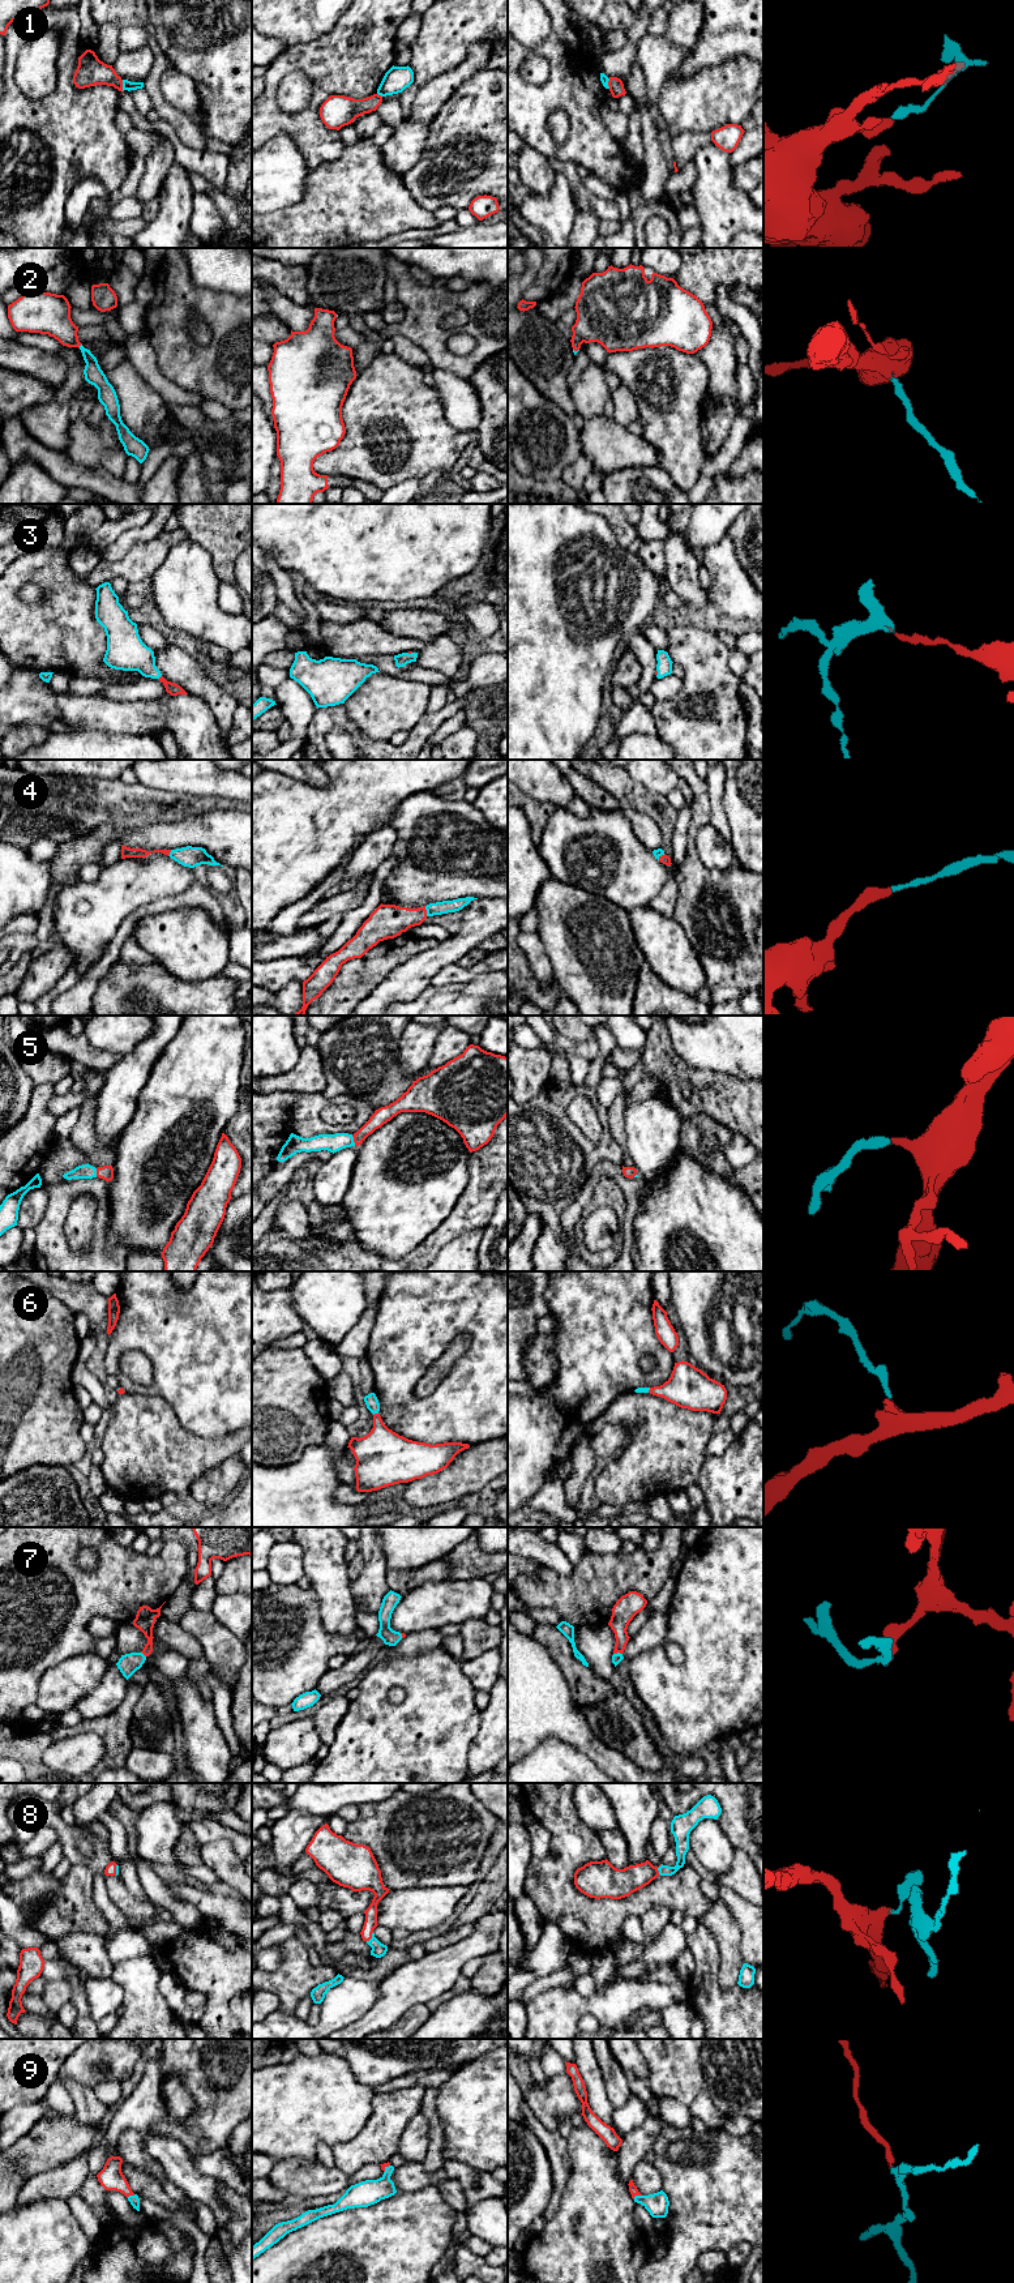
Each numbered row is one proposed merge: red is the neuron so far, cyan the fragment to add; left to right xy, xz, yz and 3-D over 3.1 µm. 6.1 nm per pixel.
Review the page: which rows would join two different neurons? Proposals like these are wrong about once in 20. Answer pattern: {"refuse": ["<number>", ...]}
{"refuse": ["1"]}

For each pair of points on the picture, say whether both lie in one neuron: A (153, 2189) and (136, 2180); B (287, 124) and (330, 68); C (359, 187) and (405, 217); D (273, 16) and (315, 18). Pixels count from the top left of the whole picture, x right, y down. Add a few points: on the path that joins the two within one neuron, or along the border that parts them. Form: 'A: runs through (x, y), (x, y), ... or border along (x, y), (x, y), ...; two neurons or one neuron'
A: runs through (149, 2187), (140, 2181); one neuron
B: runs through (303, 118), (313, 107), (325, 84); one neuron
C: runs through (371, 199), (377, 205), (393, 210); one neuron
D: runs through (283, 16), (304, 16); one neuron

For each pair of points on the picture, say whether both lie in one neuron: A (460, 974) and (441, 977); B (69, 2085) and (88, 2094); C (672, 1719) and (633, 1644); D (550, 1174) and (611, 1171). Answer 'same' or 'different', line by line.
A: same
B: same
C: different
D: different

